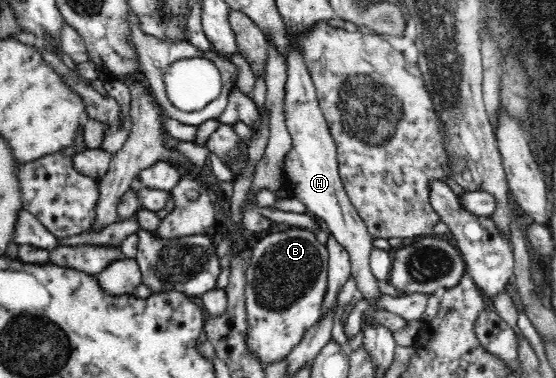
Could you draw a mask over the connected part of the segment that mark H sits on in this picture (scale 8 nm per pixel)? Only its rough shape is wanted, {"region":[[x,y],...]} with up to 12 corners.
{"region":[[302,54],[287,57],[284,176],[350,256],[358,296],[383,295],[375,237],[344,190]]}

